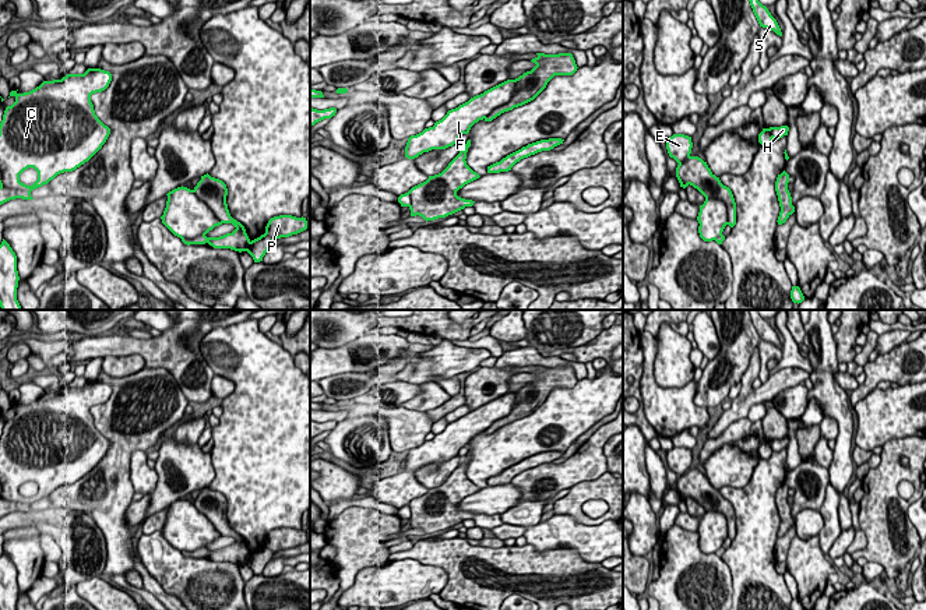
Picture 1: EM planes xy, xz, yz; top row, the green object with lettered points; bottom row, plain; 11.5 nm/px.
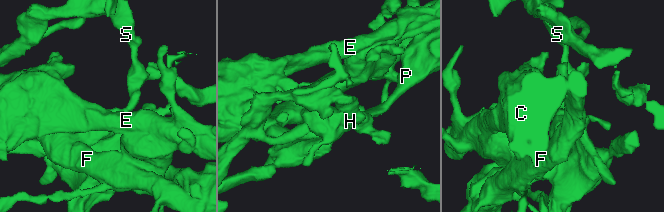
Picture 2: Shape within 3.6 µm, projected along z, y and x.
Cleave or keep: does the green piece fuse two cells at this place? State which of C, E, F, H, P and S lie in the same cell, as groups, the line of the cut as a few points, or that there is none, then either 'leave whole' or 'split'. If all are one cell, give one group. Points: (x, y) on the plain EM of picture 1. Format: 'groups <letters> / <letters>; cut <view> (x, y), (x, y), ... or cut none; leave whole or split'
groups C E H P S / F; cut xz (516, 392), (514, 406), (483, 430); split

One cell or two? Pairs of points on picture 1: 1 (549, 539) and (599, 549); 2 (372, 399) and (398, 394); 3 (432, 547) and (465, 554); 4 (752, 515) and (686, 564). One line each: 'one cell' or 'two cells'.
1: one cell
2: one cell
3: one cell
4: two cells

